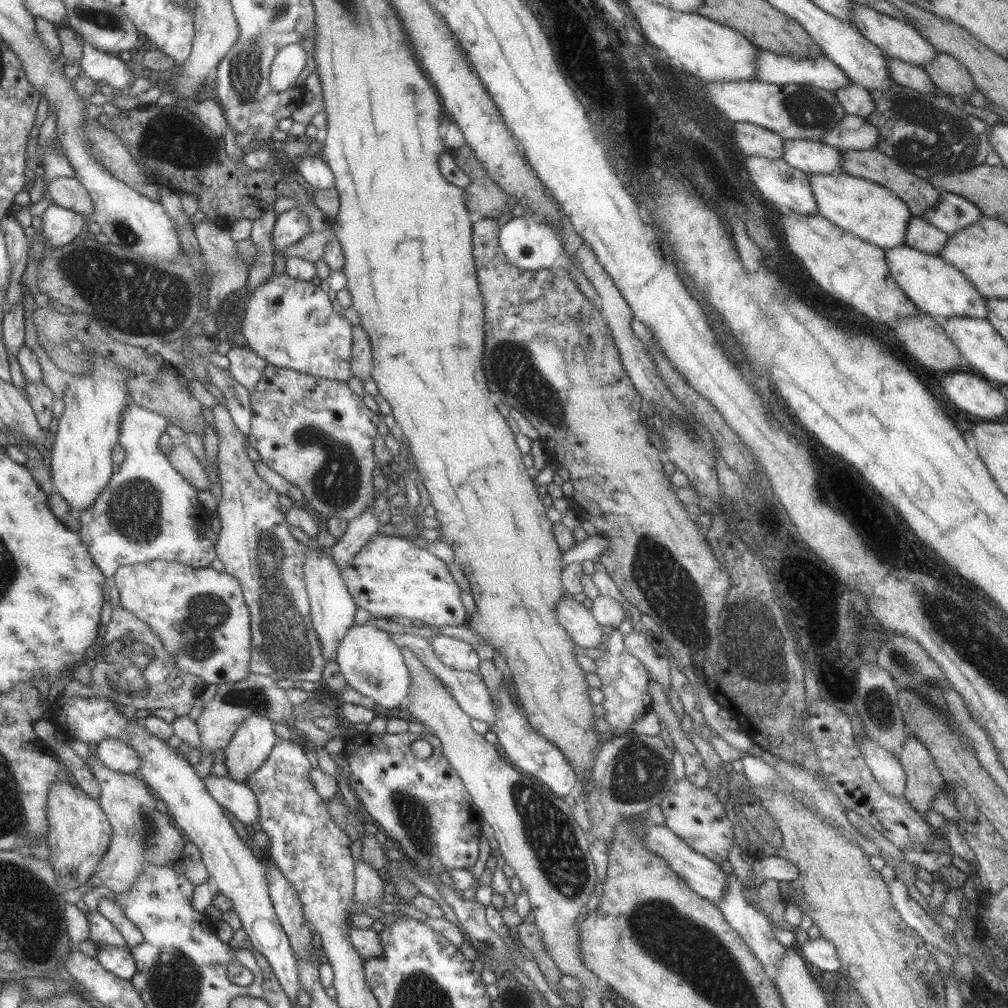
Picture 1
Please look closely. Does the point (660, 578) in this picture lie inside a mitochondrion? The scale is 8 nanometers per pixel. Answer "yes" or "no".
yes

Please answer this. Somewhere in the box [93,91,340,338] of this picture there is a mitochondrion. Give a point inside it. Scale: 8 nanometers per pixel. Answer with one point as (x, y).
(128, 235)

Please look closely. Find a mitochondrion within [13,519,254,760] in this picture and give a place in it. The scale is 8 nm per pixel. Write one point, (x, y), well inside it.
(128, 668)

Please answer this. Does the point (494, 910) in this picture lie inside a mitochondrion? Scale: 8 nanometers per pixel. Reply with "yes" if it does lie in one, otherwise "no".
no

